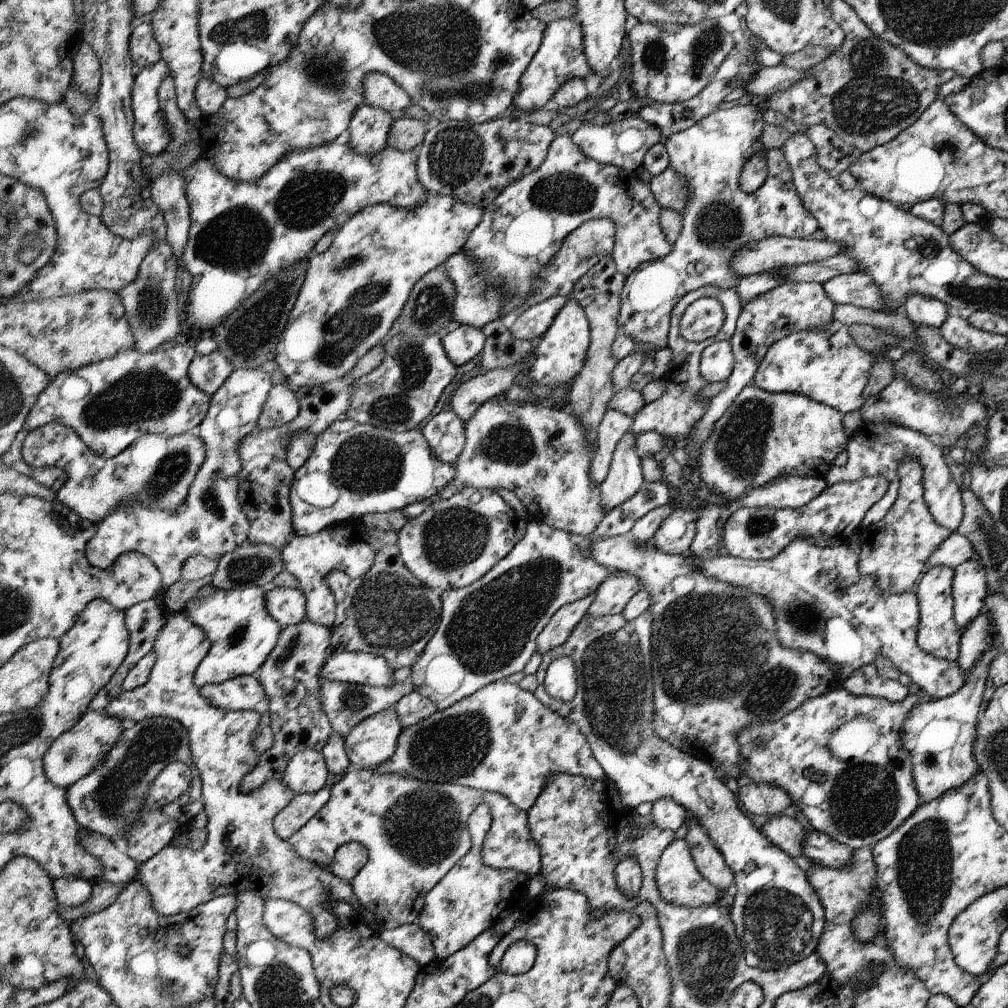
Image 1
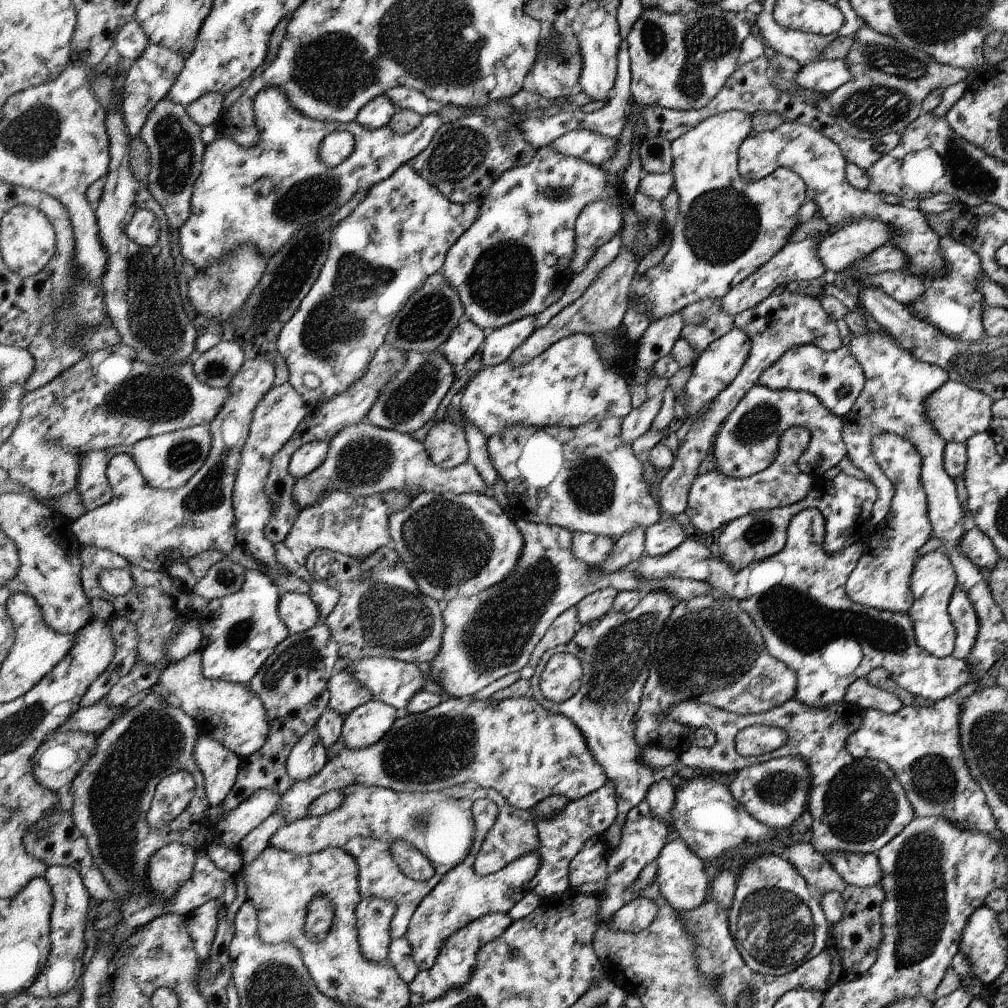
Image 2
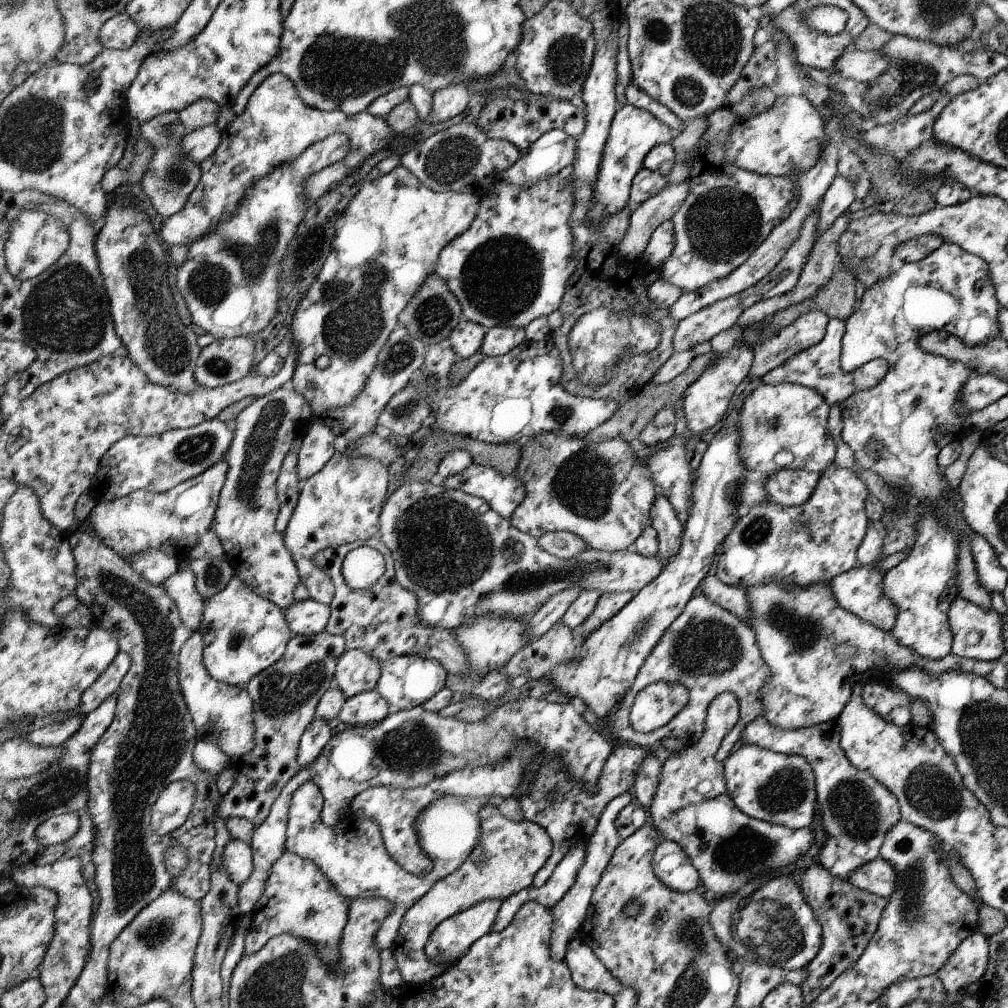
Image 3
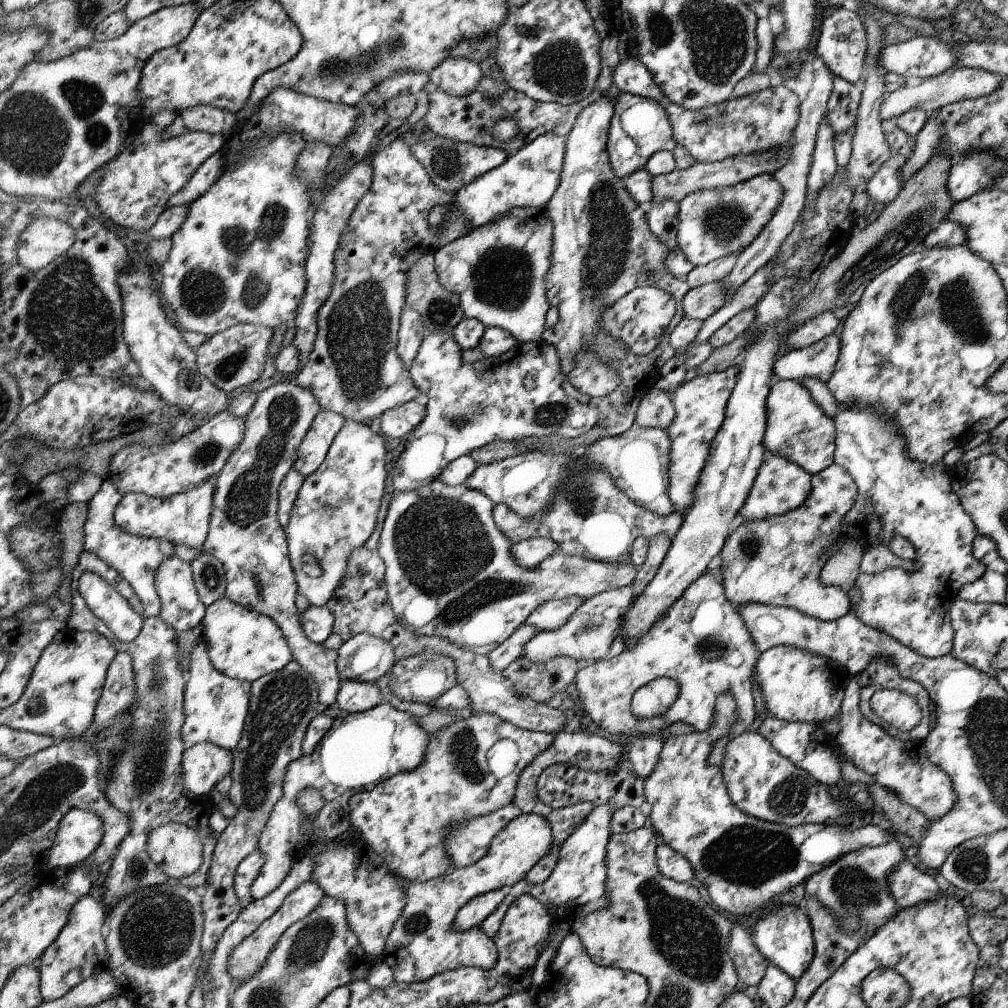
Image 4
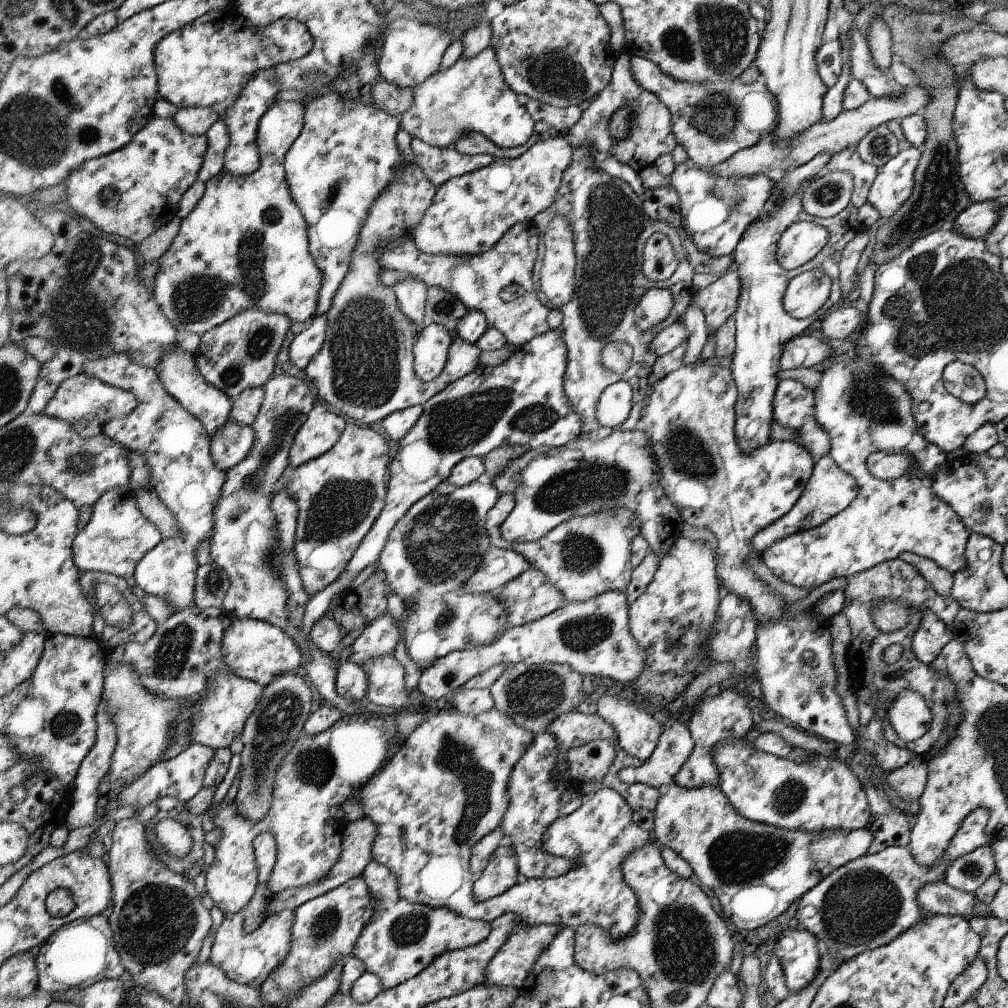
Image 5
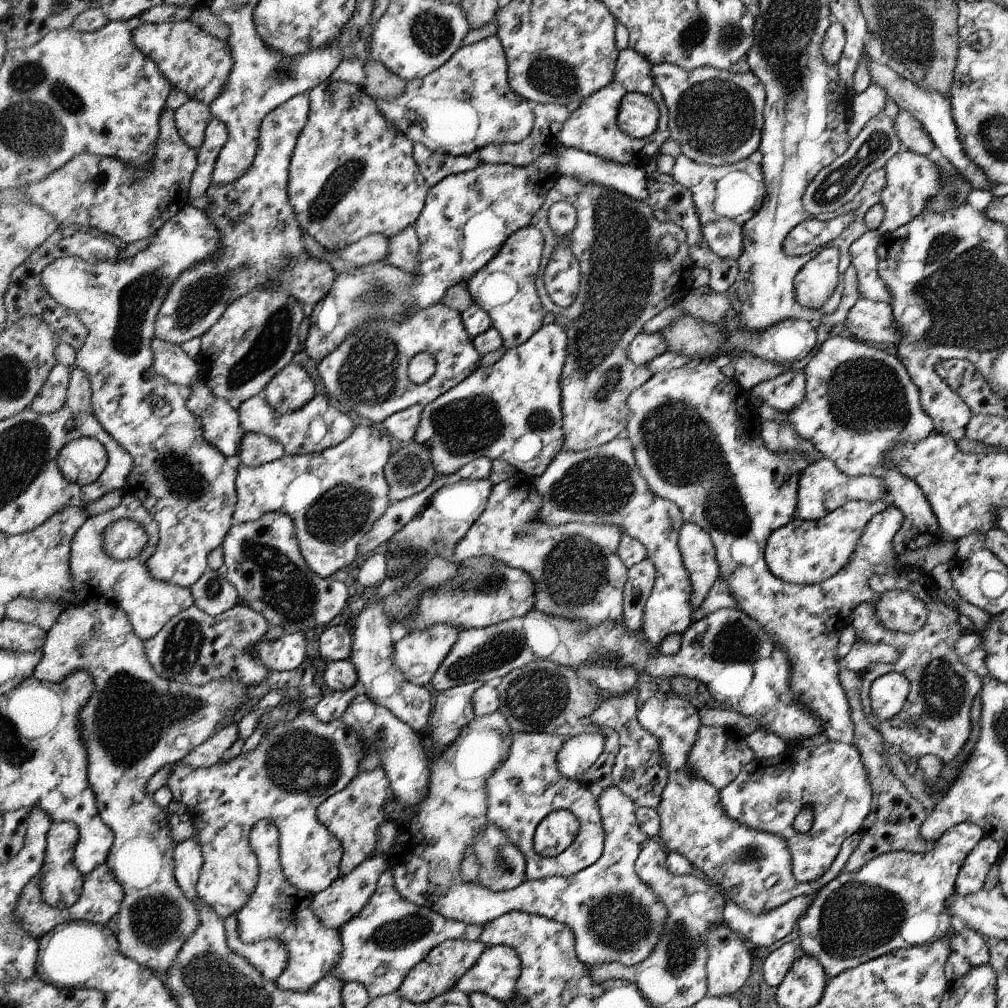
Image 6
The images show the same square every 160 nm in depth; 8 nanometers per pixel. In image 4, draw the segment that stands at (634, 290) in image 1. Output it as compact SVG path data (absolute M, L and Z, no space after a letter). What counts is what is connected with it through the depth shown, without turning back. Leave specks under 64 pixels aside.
M762 173L734 187L706 189L685 196L679 205L679 249L694 267L740 254L750 246L779 208L786 190L773 173Z

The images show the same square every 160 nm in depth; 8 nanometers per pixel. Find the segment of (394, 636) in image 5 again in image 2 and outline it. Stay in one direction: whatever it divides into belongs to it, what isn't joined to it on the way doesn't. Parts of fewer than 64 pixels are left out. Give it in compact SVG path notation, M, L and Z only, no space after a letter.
M336 670L328 681L329 703L327 708L344 718L355 708L374 700L374 694L357 681L352 673Z

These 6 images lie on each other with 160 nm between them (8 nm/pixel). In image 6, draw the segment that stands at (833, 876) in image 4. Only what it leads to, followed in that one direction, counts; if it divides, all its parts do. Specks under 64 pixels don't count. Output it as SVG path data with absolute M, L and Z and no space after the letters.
M960 823L952 827L927 851L911 853L890 851L878 855L859 871L843 870L813 896L813 901L798 922L798 943L802 952L815 956L828 971L829 980L880 955L940 940L955 925L947 913L947 898L955 893L955 883L967 856L986 836L979 824Z

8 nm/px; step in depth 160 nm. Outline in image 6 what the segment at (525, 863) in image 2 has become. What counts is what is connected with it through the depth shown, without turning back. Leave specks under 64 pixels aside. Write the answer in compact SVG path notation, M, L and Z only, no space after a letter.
M388 868L379 878L367 906L340 930L343 952L339 964L330 974L340 977L344 985L348 981L361 982L371 999L391 995L439 944L458 939L478 941L482 934L482 925L455 921L406 900L395 887L394 873Z

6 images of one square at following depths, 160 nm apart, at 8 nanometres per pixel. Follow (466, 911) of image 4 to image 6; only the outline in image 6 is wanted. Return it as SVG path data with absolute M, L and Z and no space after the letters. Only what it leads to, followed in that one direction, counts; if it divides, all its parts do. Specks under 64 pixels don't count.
M490 821L476 838L472 853L479 858L478 882L495 893L518 887L527 878L523 852Z

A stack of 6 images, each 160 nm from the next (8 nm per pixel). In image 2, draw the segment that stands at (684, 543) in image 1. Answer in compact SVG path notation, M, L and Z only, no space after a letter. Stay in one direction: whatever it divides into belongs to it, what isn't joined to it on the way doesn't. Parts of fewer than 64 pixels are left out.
M663 516L658 523L647 528L644 555L659 557L674 551L687 538L679 520Z

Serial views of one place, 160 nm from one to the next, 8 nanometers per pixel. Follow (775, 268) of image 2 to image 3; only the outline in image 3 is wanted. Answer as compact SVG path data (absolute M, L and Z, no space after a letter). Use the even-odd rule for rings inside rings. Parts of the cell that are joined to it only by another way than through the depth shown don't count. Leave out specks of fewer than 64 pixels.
M837 174L819 204L819 219L815 232L816 240L834 224L834 220L838 216L848 210L848 206L852 204L854 199L854 183L851 183L846 177ZM741 294L723 298L681 320L673 336L674 352L691 351L697 344L714 338L737 324L742 314Z

